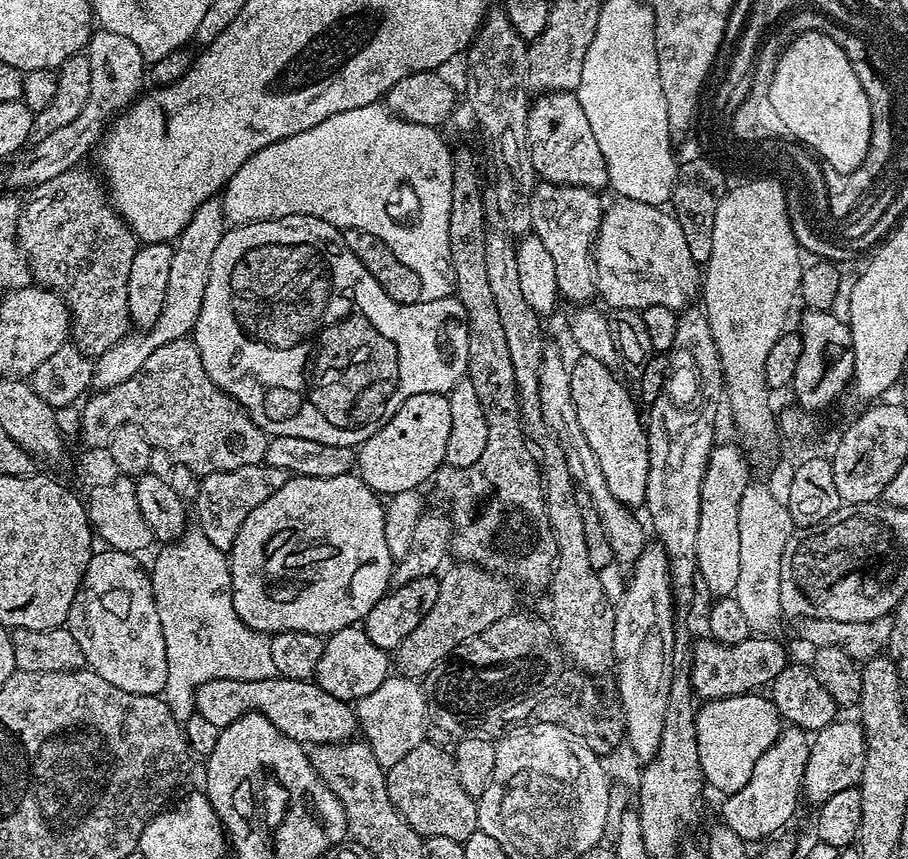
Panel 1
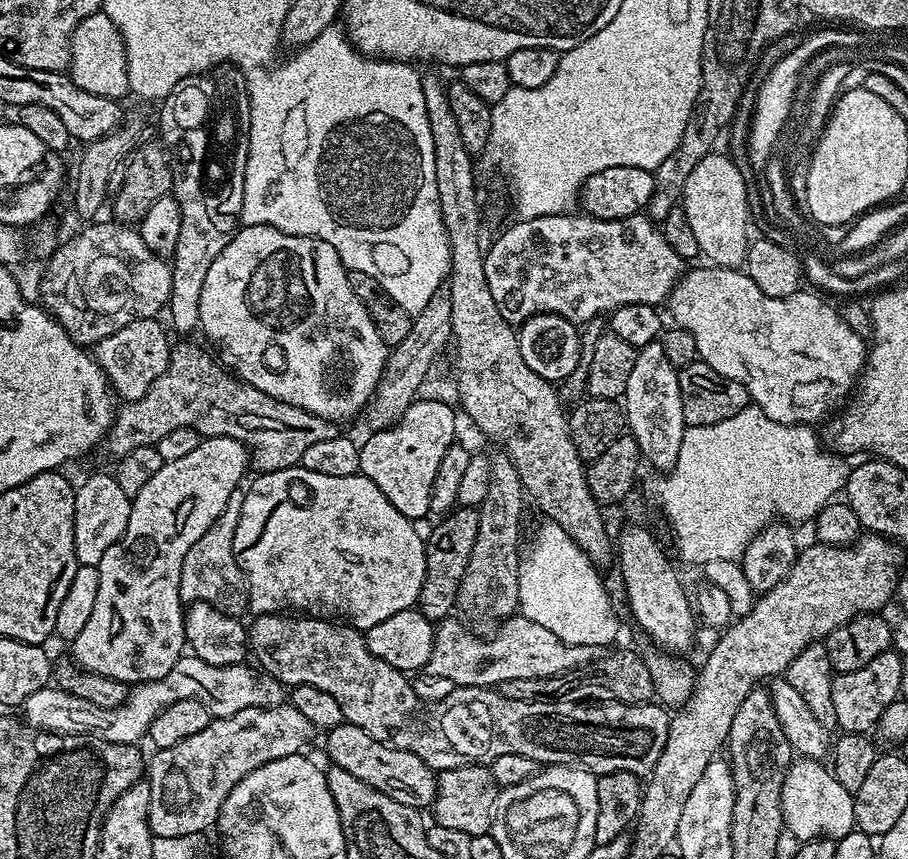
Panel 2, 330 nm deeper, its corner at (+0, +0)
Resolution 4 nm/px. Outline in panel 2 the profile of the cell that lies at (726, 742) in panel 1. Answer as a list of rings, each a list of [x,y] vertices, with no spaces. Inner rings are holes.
[[[793,759],[782,788],[782,814],[785,831],[798,841],[840,839],[855,829],[853,793],[846,790],[827,763]]]

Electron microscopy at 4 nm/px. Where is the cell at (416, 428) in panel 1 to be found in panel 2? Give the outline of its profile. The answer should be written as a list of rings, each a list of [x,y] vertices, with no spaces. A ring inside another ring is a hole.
[[[418,398],[408,407],[403,418],[392,428],[372,432],[368,441],[360,444],[360,472],[407,520],[420,522],[430,513],[430,490],[434,486],[434,474],[446,450],[457,439],[456,412],[440,400]]]

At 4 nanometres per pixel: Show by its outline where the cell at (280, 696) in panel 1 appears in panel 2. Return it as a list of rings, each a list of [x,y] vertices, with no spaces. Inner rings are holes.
[[[347,722],[331,729],[327,736],[328,756],[335,767],[354,774],[354,777],[374,786],[374,790],[394,798],[394,802],[402,802],[417,810],[431,809],[436,800],[437,773],[425,760],[412,752],[386,746],[366,734],[366,730]]]

